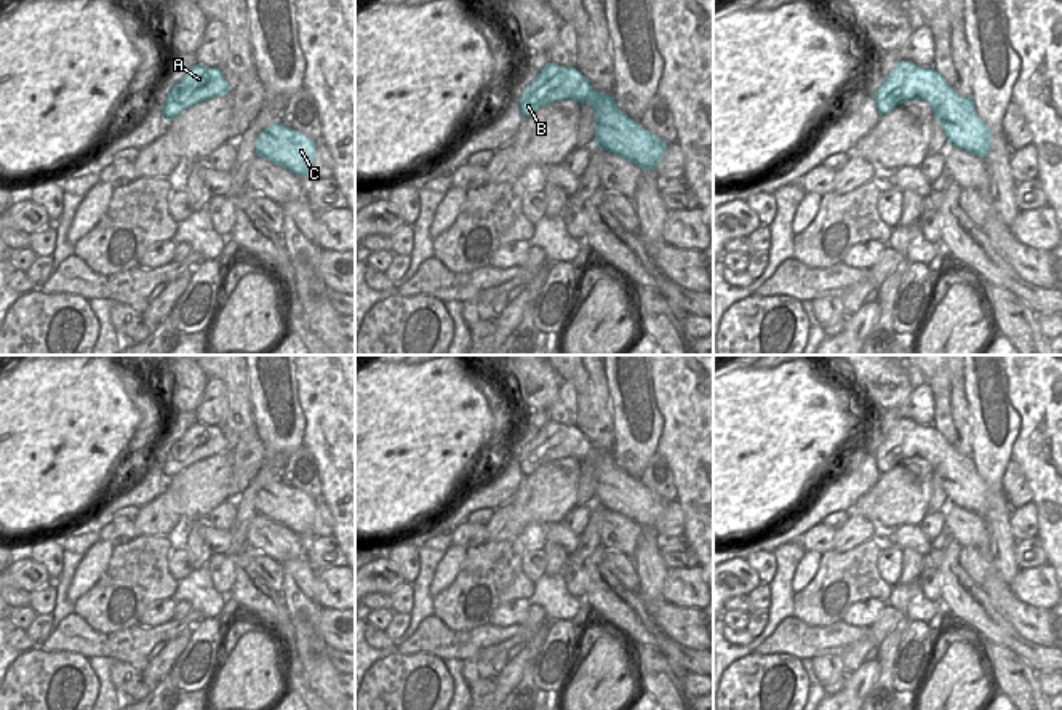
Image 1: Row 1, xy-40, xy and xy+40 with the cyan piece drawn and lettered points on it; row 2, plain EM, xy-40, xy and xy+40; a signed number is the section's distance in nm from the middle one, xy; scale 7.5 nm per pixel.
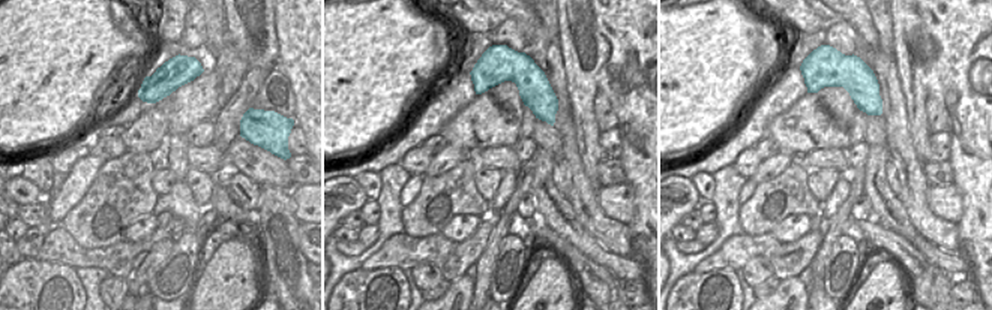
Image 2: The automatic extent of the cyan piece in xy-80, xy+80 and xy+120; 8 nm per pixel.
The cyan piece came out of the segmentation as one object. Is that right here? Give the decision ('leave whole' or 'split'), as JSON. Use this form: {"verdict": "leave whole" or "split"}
{"verdict": "leave whole"}

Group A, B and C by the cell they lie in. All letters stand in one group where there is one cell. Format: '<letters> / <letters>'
A B C

